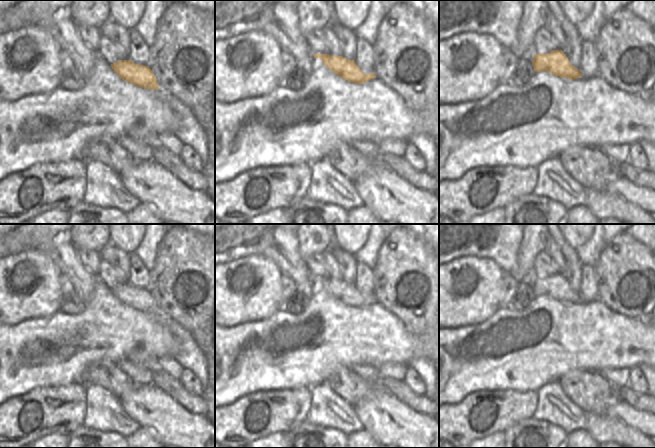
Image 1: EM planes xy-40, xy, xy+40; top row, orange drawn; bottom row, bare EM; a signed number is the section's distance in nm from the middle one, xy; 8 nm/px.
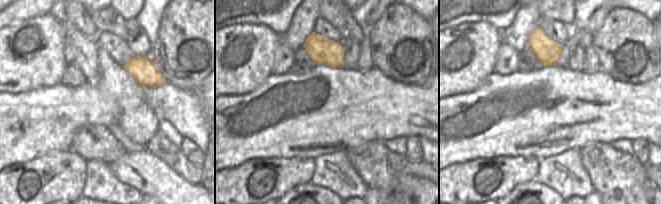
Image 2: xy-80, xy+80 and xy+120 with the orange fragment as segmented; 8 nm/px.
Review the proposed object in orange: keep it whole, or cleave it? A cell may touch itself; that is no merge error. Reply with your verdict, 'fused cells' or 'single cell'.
single cell

